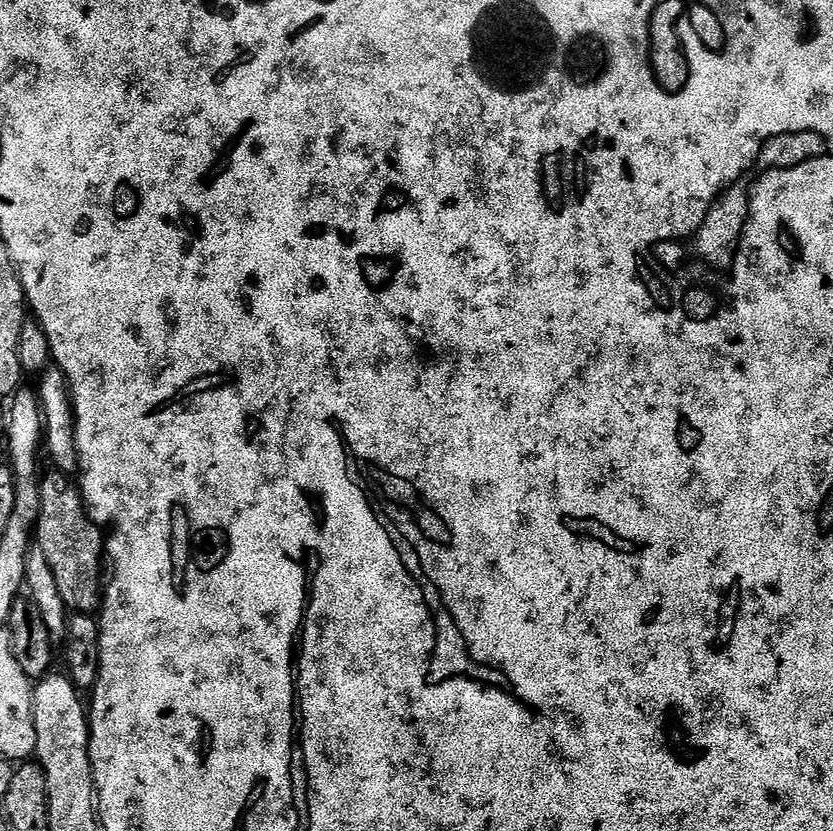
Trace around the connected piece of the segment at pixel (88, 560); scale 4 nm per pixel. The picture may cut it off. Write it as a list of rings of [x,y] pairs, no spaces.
[[[59,470],[51,471],[45,471],[40,481],[40,519],[34,530],[38,548],[43,552],[46,562],[50,562],[50,570],[54,570],[54,582],[58,582],[65,605],[69,609],[77,608],[77,613],[92,614],[101,607],[106,591],[105,581],[100,581],[100,559],[106,556],[106,536],[100,533],[101,525],[88,515],[83,495],[75,487],[68,488],[69,477]]]

